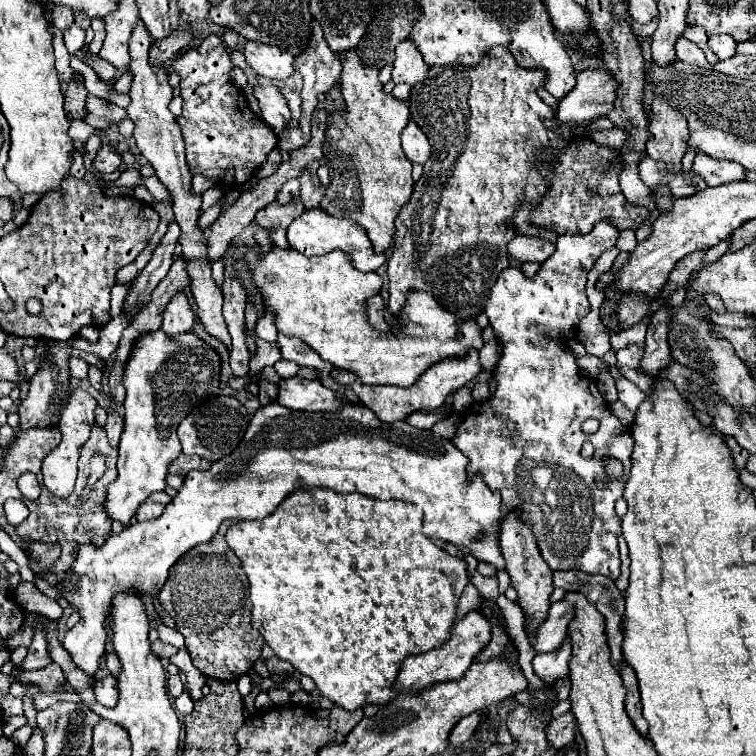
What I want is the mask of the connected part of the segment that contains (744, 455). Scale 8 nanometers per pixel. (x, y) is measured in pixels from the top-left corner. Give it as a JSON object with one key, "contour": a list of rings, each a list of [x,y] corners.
{"contour":[[[728,436],[728,438],[726,438],[726,444],[728,444],[730,454],[732,454],[732,458],[734,458],[736,470],[740,472],[740,470],[744,468],[744,464],[746,464],[746,460],[748,460],[748,456],[750,456],[750,454],[748,454],[744,448],[740,448],[740,446],[738,446],[738,442],[736,442],[732,436]]]}

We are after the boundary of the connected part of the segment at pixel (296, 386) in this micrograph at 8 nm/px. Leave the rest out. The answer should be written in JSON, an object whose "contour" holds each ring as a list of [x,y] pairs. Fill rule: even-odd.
{"contour":[[[298,376],[280,382],[278,402],[302,412],[338,412],[342,408],[336,392],[324,388],[320,380],[304,380]]]}

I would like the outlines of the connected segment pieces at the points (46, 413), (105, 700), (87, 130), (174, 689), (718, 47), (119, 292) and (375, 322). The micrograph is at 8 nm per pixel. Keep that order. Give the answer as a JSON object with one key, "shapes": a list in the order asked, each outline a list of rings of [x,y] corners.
{"shapes":[[[[50,342],[52,360],[44,362],[42,368],[30,378],[28,398],[22,400],[18,416],[20,416],[20,430],[28,428],[50,428],[58,426],[60,422],[60,406],[68,400],[70,394],[70,376],[68,376],[68,360],[70,360],[70,342]]],[[[106,676],[104,680],[98,680],[94,686],[94,694],[102,706],[114,708],[114,704],[116,704],[116,678]]],[[[84,120],[72,121],[68,130],[68,135],[73,139],[75,148],[84,155],[84,144],[94,132],[94,128]]],[[[176,674],[176,676],[168,676],[168,694],[172,698],[178,698],[180,694],[184,692],[184,684],[182,684],[182,678]]],[[[720,34],[720,36],[712,36],[708,40],[710,48],[714,50],[714,54],[720,58],[720,60],[726,60],[730,56],[736,54],[736,40],[728,34]]],[[[116,284],[116,286],[112,288],[112,310],[110,310],[110,316],[112,316],[112,318],[122,312],[122,306],[124,306],[124,300],[126,300],[126,296],[128,296],[128,288],[130,288],[130,286],[132,286],[132,284]]],[[[374,296],[372,300],[368,300],[368,320],[372,322],[372,326],[380,332],[388,332],[388,324],[384,320],[384,300],[382,296]]]]}

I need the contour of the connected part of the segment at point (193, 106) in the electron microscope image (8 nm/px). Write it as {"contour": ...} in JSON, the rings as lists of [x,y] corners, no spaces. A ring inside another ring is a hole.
{"contour":[[[216,34],[206,36],[172,64],[174,72],[182,78],[180,94],[184,98],[184,112],[178,124],[182,126],[190,172],[218,178],[226,186],[238,186],[250,180],[258,166],[266,162],[268,152],[278,144],[272,128],[250,110],[242,90],[228,80],[232,66],[228,50]]]}

